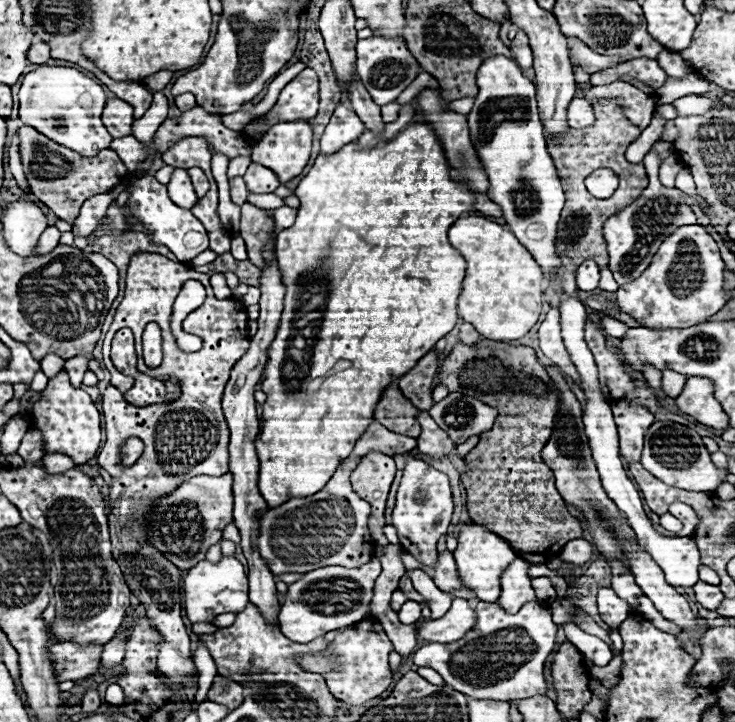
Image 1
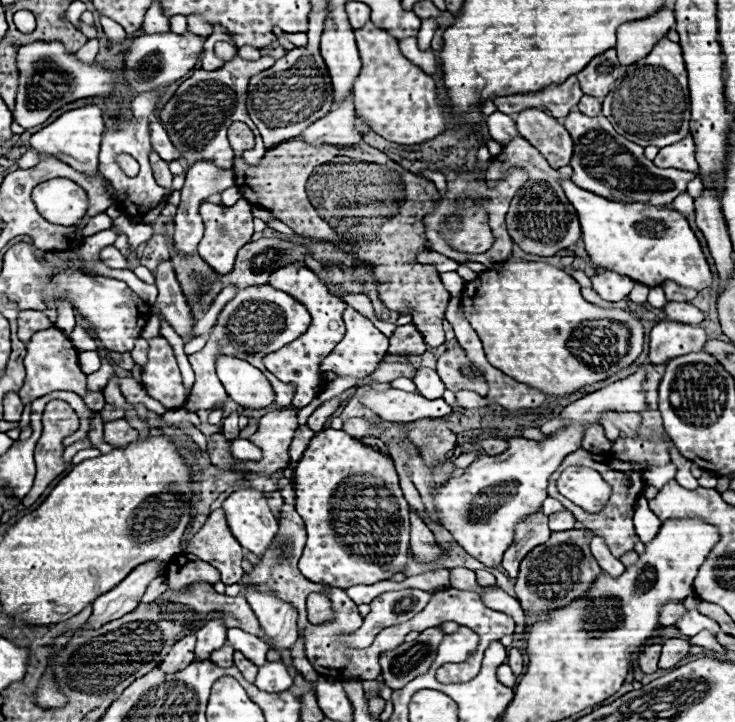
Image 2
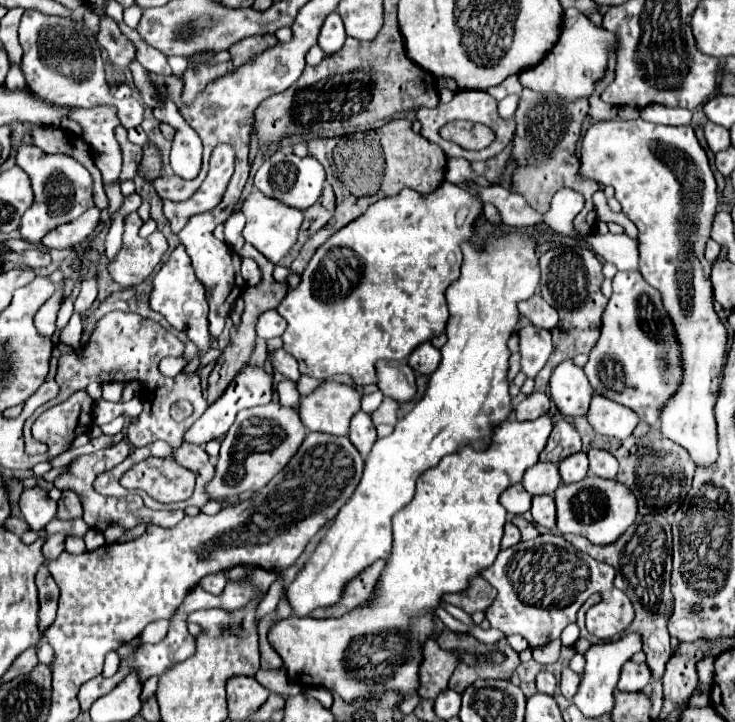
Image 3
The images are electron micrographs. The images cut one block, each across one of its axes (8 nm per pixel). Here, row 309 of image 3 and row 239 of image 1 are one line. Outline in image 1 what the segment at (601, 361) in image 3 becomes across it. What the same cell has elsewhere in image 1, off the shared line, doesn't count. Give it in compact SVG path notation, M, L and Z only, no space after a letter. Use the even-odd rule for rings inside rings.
M650 150L642 162L644 162L644 168L650 178L648 188L642 192L642 196L638 200L634 200L634 204L630 204L630 206L626 206L626 210L610 216L604 224L604 238L608 242L608 254L610 254L610 270L618 282L618 286L630 284L650 266L654 254L658 252L658 246L662 244L662 240L666 236L670 236L670 232L674 232L674 228L678 228L682 224L696 224L694 212L690 210L690 206L686 206L676 196L678 194L676 188L668 190L660 184L658 154L654 150Z

